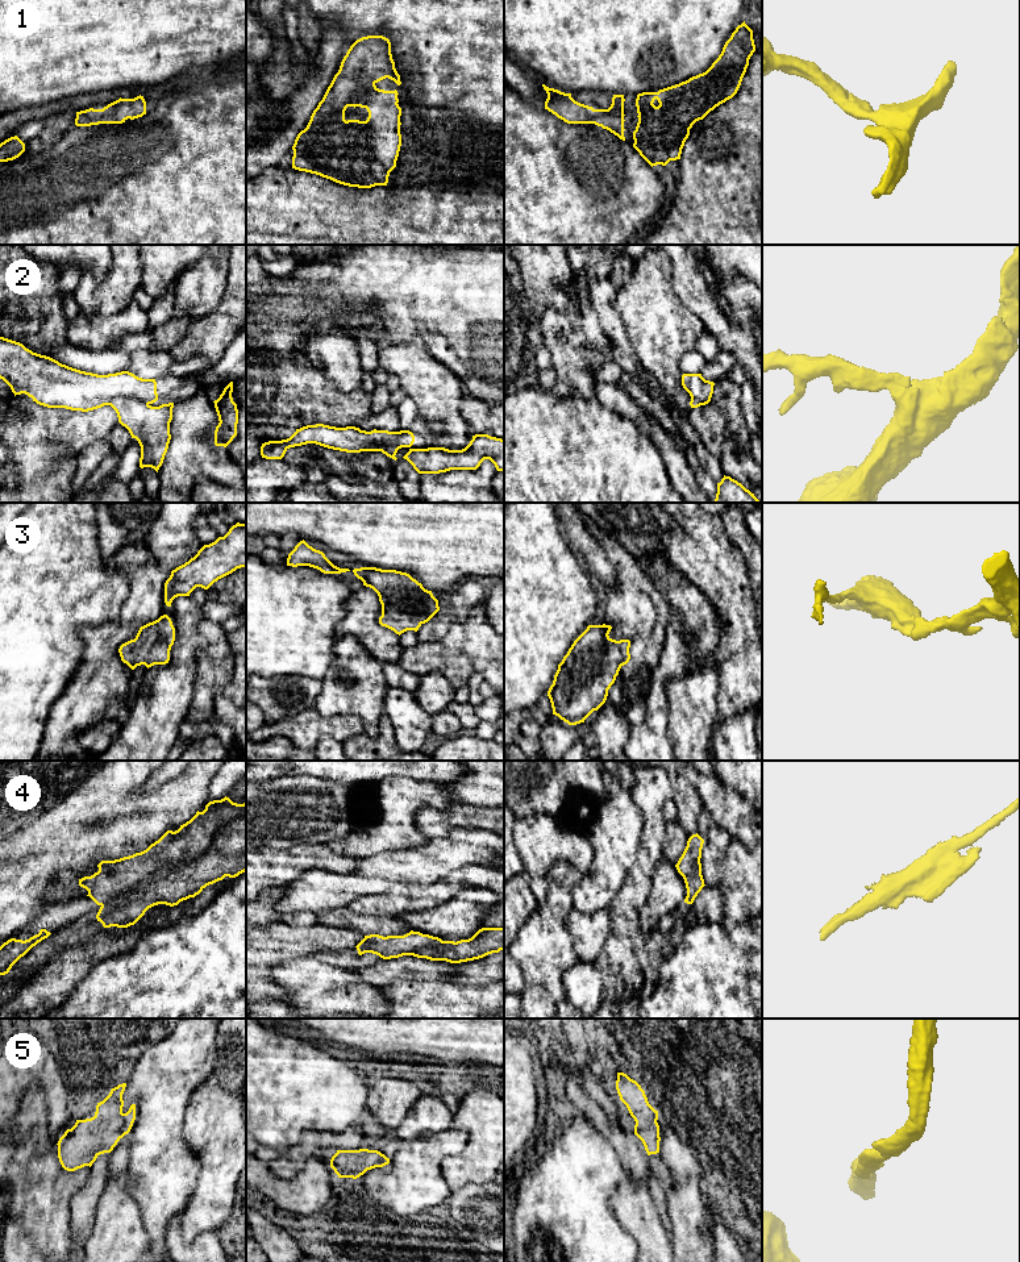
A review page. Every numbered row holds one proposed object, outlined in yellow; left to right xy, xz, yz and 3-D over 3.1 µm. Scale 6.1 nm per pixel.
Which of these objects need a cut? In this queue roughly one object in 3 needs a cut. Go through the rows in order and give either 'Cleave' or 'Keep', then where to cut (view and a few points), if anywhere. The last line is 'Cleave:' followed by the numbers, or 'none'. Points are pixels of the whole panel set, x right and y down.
1: Keep. No split
2: Cleave. Split along xy (108, 404), (117, 398), (137, 398), (148, 404)
3: Keep. No split
4: Cleave. Split along xy (245, 813), (224, 824), (196, 858), (162, 866), (102, 906)
5: Keep. No split
Cleave: 2, 4

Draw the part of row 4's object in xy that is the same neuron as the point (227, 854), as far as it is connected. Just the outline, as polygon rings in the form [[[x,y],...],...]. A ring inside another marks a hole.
[[[246,815],[221,826],[197,859],[162,867],[132,892],[101,905],[96,919],[104,928],[128,928],[154,905],[178,905],[199,895],[207,886],[245,871]]]

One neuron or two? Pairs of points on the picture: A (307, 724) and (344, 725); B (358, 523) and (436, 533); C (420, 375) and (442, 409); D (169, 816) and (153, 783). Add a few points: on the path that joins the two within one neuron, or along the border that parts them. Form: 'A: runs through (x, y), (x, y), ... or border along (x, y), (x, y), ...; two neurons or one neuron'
A: runs through (316, 725), (334, 725); one neuron
B: runs through (378, 525), (416, 525); one neuron
C: runs through (428, 383), (437, 392), (438, 402); one neuron
D: border along (180, 774), (154, 788), (146, 790), (144, 787); two neurons

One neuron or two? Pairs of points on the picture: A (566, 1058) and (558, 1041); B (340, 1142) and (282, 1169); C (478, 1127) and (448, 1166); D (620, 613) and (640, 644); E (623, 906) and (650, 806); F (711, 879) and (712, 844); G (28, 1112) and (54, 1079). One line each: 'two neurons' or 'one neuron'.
A: one neuron
B: one neuron
C: one neuron
D: one neuron
E: one neuron
F: one neuron
G: two neurons

